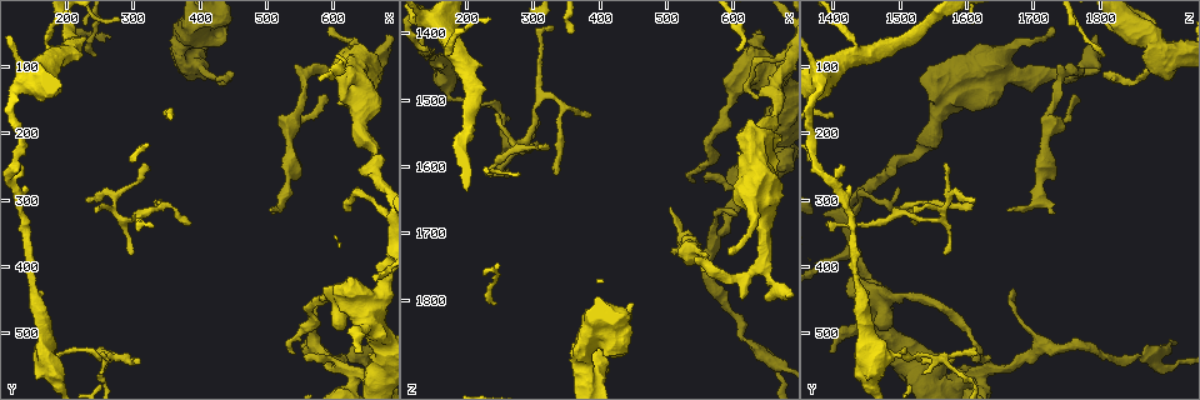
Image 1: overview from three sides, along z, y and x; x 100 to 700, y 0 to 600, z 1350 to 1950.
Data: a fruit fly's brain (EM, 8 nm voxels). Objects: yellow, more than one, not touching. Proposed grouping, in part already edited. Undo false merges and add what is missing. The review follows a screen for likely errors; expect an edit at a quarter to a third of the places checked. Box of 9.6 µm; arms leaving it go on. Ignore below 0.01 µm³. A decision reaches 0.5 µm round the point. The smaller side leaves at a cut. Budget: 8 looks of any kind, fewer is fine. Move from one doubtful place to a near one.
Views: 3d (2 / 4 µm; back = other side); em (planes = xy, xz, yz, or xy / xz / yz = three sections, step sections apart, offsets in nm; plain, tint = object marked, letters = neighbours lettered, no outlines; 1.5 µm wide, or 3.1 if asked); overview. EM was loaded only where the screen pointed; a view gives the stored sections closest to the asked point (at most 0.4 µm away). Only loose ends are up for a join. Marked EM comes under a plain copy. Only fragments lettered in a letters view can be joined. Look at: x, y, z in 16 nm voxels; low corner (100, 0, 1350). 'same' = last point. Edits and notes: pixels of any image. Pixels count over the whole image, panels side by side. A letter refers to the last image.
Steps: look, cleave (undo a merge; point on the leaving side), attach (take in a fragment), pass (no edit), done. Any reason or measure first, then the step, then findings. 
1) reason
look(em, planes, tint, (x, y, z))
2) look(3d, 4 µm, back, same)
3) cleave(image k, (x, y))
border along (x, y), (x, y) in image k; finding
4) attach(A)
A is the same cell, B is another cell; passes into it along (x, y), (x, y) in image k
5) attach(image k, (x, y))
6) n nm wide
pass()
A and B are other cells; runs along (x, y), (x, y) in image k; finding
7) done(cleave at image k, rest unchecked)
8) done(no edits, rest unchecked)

tapers out
look(3d, 2 µm, (240, 310, 1615))

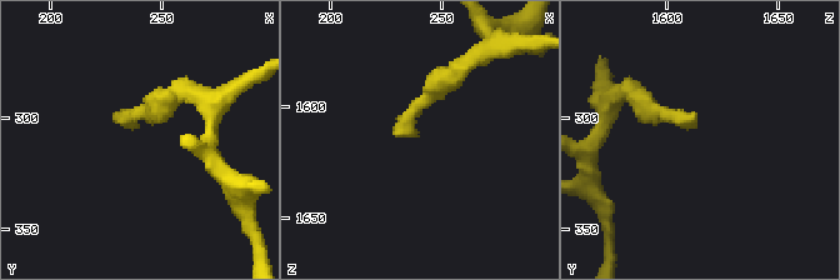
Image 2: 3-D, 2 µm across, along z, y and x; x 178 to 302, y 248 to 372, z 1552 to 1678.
now the EM
look(em, planes, letters, (239, 305, 1612))

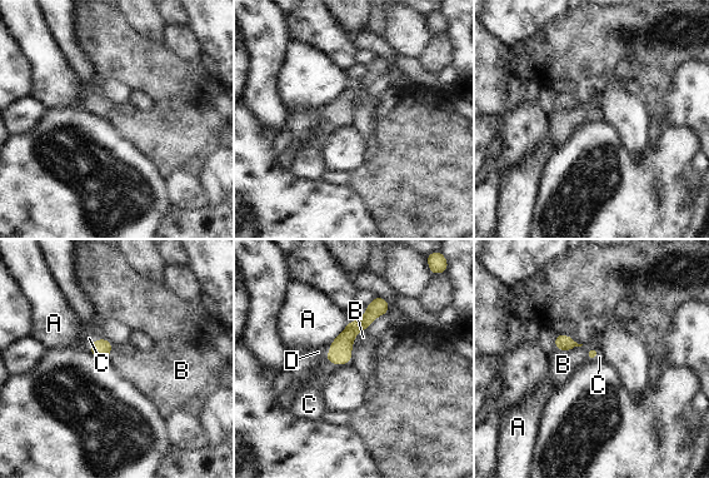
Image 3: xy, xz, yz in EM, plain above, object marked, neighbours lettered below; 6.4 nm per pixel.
attach(C)
C is the same cell, A, B and D are other cells; passes into it along (340, 352), (330, 363), (309, 396) in image 3; it goes on there

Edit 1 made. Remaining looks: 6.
free end
look(em, planes, letters, (390, 335, 1525))

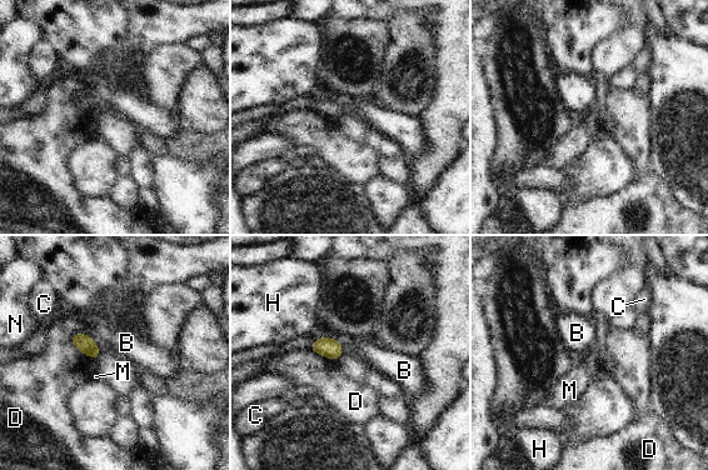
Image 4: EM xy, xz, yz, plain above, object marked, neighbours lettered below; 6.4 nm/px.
pass()
B, C, D, H, M and N are other cells; border along (89, 334), (98, 346) in image 4; no lettered fragment goes on from it

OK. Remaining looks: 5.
branch point
look(3d, 2 µm, (265, 530, 1565))

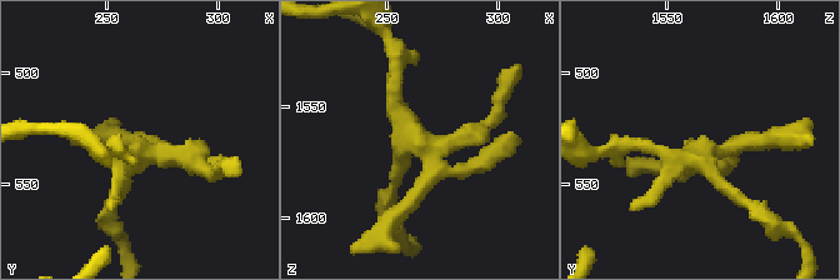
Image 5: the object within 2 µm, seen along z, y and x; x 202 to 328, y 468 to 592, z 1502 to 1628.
look(em, planes, letters, (266, 535, 1567))

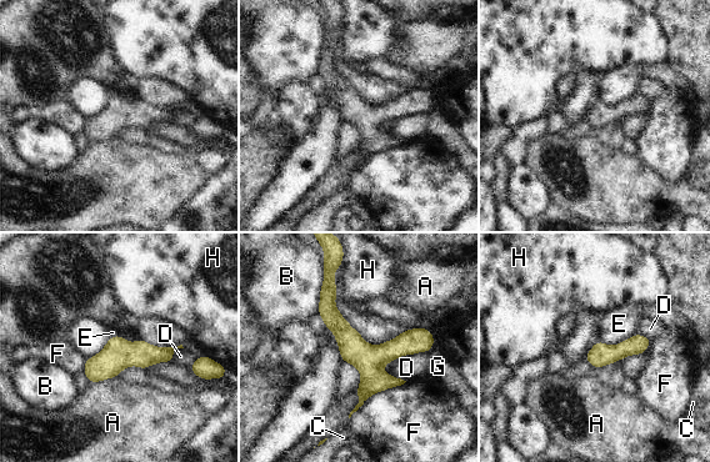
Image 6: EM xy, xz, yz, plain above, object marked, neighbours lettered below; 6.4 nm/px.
pass()
A, B, C, D, E, F, G and H are other cells; runs along (330, 284), (331, 319), (398, 382) in image 6; continuous, no second cell

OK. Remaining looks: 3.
done(attach at image 3, rest unchecked)

